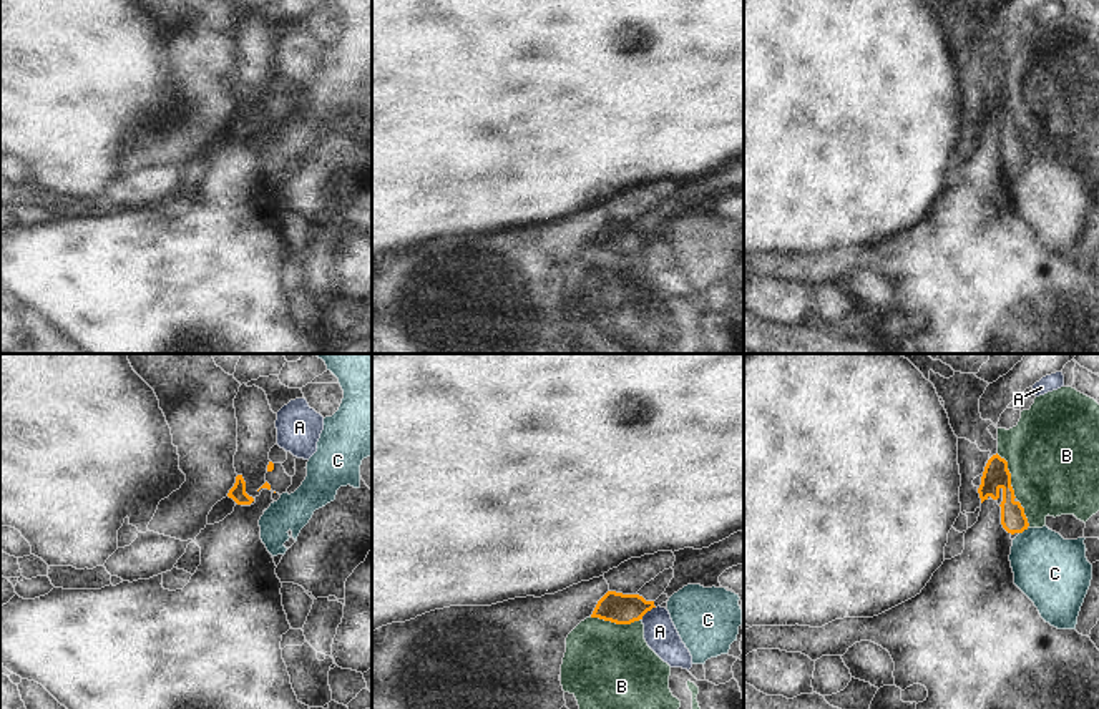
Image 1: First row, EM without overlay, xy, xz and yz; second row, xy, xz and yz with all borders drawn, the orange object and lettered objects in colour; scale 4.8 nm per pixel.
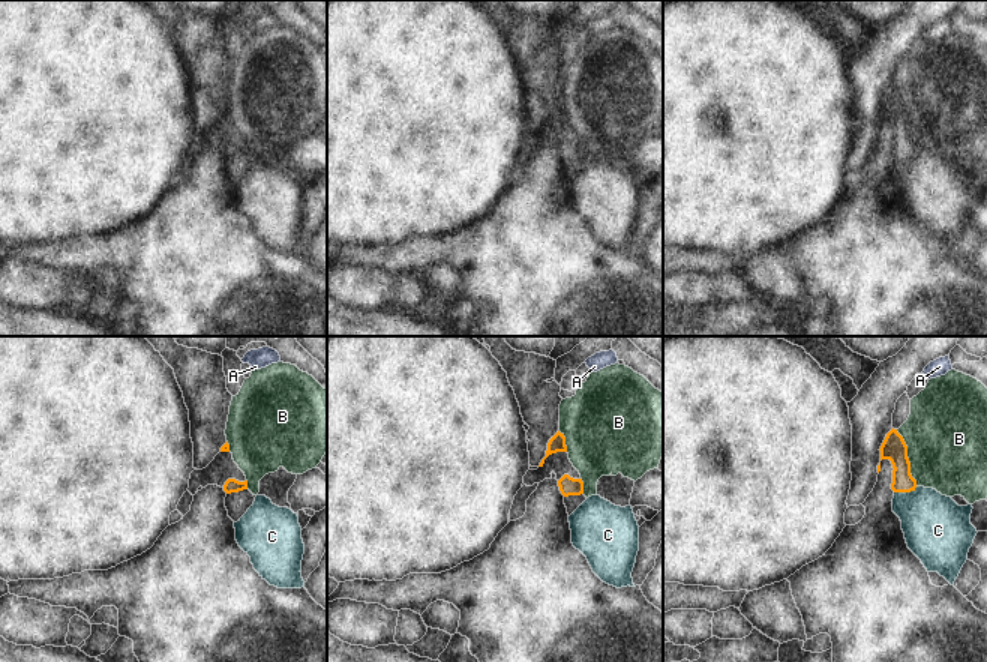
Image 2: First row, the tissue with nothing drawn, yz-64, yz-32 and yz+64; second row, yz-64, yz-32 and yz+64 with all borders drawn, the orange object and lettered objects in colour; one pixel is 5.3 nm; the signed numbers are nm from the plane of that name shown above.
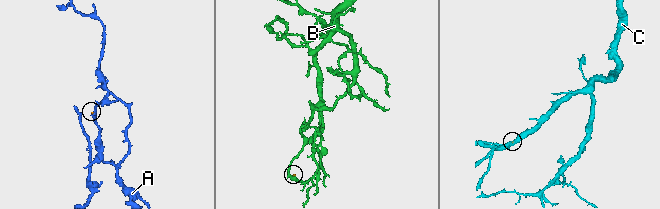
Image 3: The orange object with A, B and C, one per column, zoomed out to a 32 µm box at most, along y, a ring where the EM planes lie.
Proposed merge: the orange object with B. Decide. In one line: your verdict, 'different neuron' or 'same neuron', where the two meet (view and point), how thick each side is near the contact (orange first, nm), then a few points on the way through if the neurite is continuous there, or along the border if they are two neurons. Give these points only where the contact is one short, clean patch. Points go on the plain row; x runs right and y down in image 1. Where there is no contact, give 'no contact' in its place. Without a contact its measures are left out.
same neuron | xz (615, 249) | 150/440 nm | across xz (613, 234), (615, 249), (613, 301)

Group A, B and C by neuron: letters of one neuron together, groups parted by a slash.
A / B / C

